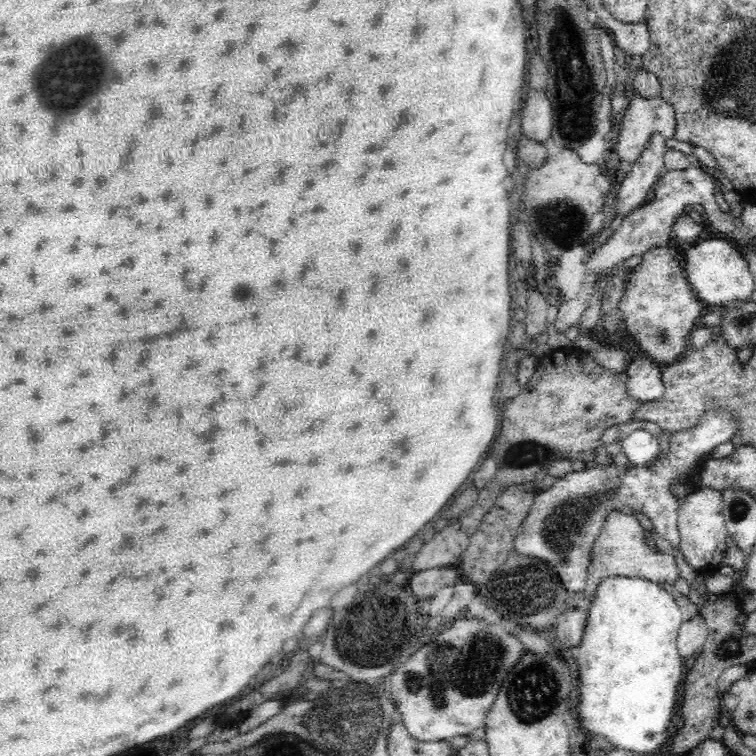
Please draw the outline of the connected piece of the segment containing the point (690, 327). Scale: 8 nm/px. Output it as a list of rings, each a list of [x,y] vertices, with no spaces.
[[[674,246],[648,250],[636,266],[636,274],[626,286],[628,292],[624,292],[620,302],[620,310],[624,312],[624,332],[628,332],[626,336],[642,348],[644,356],[660,366],[668,366],[690,350],[690,334],[698,328],[704,310],[698,296],[692,294],[692,288],[688,286],[676,252]]]

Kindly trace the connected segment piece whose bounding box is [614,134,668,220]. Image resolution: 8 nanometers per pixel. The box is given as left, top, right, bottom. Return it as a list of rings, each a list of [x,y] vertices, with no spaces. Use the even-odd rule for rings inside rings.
[[[656,134],[648,140],[638,162],[632,166],[630,176],[624,178],[618,200],[614,206],[614,220],[624,218],[632,210],[638,210],[646,204],[648,192],[658,184],[658,176],[664,172],[664,154],[666,154],[666,138]]]

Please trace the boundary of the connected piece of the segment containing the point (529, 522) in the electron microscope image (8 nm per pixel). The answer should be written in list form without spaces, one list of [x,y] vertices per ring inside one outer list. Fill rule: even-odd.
[[[712,406],[698,418],[696,426],[670,434],[668,452],[660,458],[656,456],[656,460],[650,464],[632,464],[626,470],[618,470],[612,464],[608,468],[592,466],[564,478],[556,478],[552,488],[544,492],[536,490],[534,504],[516,532],[514,550],[522,556],[546,560],[546,564],[550,564],[560,576],[564,588],[576,598],[582,596],[582,590],[586,588],[596,538],[604,528],[608,514],[614,510],[626,514],[632,514],[632,510],[644,512],[654,522],[654,532],[668,540],[674,550],[678,550],[678,500],[668,492],[670,482],[678,476],[682,480],[692,476],[706,454],[712,454],[716,446],[730,442],[738,432],[740,420],[736,418],[736,410]]]

